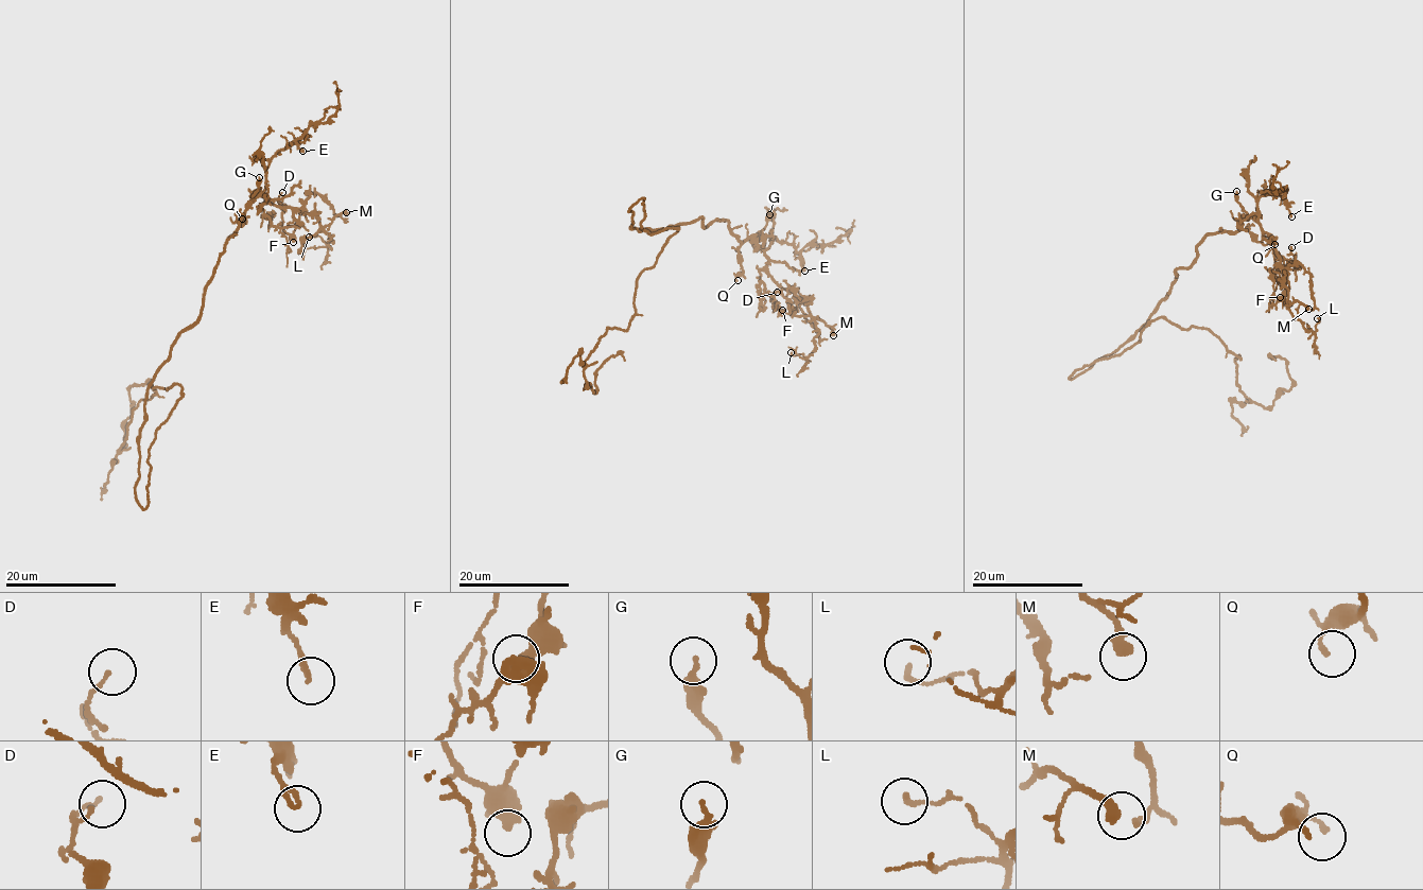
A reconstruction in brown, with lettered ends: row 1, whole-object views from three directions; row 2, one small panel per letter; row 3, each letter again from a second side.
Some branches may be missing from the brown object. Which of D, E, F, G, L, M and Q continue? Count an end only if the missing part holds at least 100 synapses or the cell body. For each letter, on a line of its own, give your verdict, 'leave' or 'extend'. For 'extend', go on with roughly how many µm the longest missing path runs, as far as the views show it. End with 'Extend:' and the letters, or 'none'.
D: leave
E: leave
F: leave
G: leave
L: leave
M: extend; missing 40 µm
Q: leave
Extend: M

